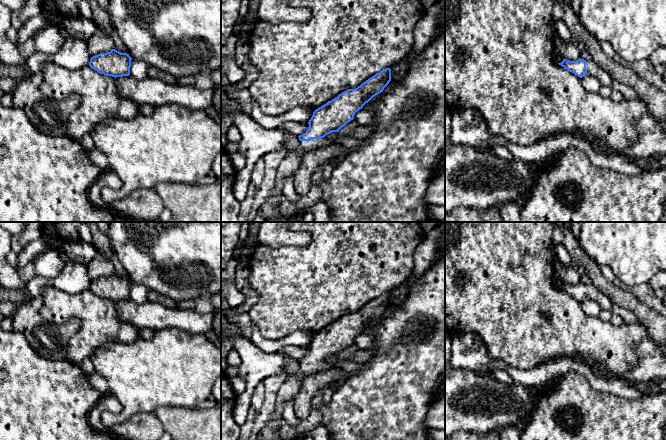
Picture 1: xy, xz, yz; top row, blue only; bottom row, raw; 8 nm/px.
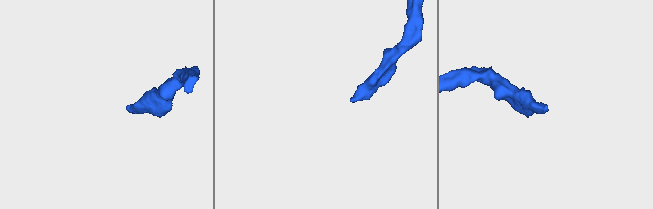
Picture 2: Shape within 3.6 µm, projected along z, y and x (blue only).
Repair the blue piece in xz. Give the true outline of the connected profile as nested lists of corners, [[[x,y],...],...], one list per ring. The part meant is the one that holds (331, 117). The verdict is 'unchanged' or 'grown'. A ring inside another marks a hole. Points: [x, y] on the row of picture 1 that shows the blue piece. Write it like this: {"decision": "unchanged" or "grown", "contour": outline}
{"decision": "grown", "contour": [[[383,69],[357,88],[342,92],[313,112],[308,122],[308,130],[298,136],[300,143],[297,150],[288,151],[277,169],[273,196],[259,208],[266,222],[284,222],[279,218],[285,200],[282,192],[283,184],[286,178],[294,178],[304,156],[313,150],[334,143],[325,136],[332,132],[339,132],[342,127],[354,119],[357,111],[362,109],[373,97],[383,92],[390,81],[391,69]]]}

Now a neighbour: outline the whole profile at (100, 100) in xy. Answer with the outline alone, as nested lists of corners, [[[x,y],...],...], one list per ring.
[[[44,63],[41,75],[43,82],[40,90],[50,98],[67,98],[76,93],[81,97],[80,104],[70,114],[66,135],[71,139],[80,141],[99,123],[109,118],[131,119],[140,114],[140,105],[123,98],[116,88],[116,78],[100,74],[89,65],[71,70],[56,63]]]

